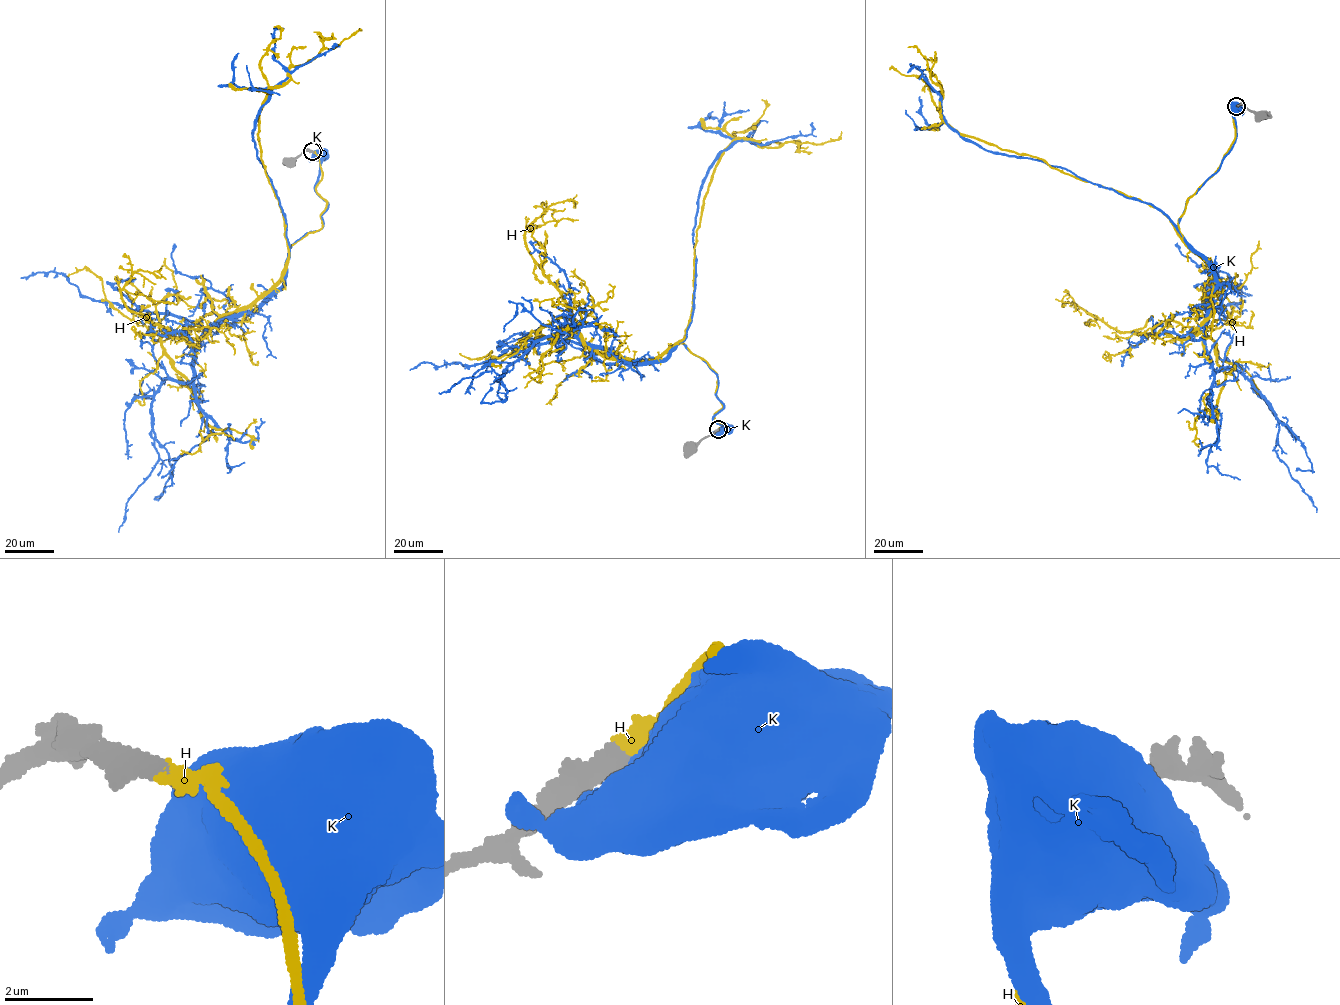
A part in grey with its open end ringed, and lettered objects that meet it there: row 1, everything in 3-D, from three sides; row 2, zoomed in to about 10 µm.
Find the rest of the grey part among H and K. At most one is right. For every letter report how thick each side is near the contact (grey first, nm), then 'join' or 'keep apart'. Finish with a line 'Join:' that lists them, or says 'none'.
H: 500/440 nm | join
K: 460/800 nm | keep apart
Join: H

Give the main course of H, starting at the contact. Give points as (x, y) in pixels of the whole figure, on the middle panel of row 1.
H: (718, 429), (716, 373), (678, 343), (713, 172), (737, 139), (820, 144), (841, 131)

